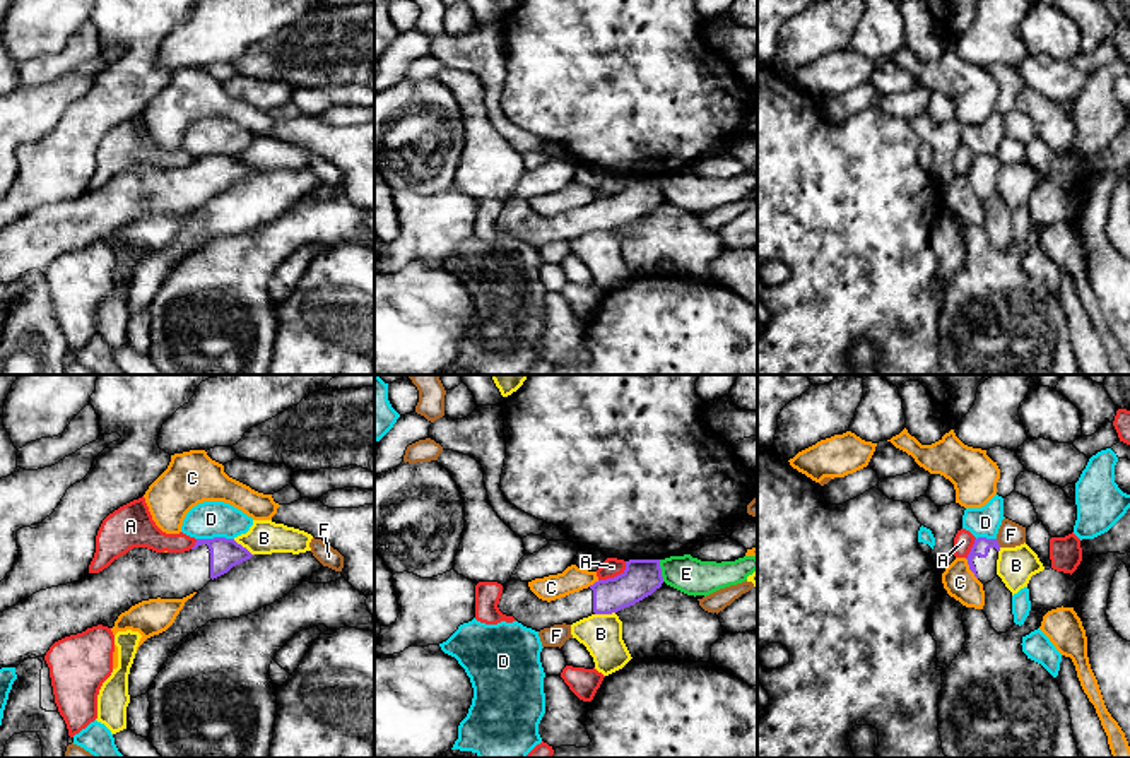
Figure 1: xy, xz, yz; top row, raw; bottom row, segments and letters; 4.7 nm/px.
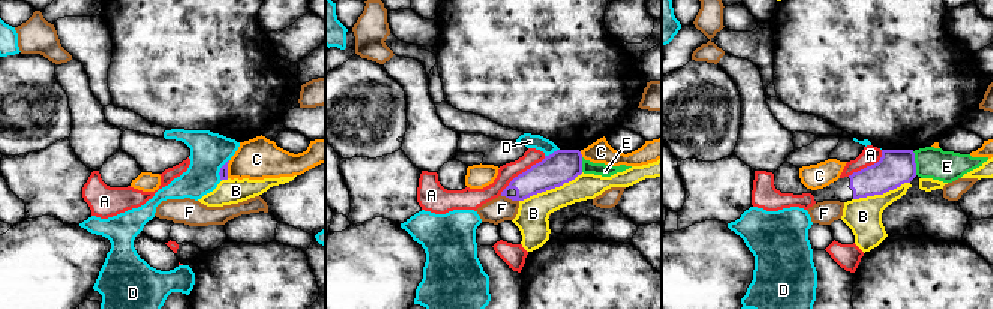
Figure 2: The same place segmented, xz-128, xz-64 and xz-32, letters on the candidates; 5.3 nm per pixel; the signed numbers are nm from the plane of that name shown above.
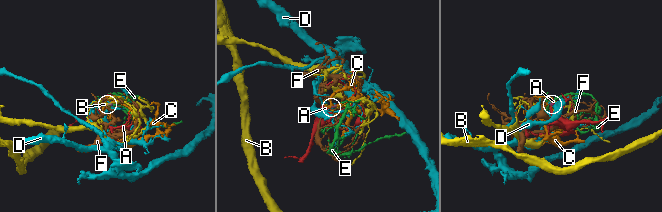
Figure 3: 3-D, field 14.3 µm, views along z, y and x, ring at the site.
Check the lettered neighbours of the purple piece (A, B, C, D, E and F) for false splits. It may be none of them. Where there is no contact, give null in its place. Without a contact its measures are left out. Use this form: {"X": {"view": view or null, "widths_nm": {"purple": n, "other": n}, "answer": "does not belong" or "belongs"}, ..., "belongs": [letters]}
{"A": {"view": "xz", "widths_nm": {"purple": 180, "other": 90}, "answer": "does not belong"}, "B": {"view": "xy", "widths_nm": {"purple": 140, "other": 160}, "answer": "does not belong"}, "C": {"view": "yz", "widths_nm": {"purple": 80, "other": 150}, "answer": "does not belong"}, "D": {"view": "xy", "widths_nm": {"purple": 140, "other": 180}, "answer": "does not belong"}, "E": {"view": "xz", "widths_nm": {"purple": 180, "other": 170}, "answer": "does not belong"}, "F": {"view": "yz", "widths_nm": {"purple": 80, "other": 120}, "answer": "does not belong"}, "belongs": []}

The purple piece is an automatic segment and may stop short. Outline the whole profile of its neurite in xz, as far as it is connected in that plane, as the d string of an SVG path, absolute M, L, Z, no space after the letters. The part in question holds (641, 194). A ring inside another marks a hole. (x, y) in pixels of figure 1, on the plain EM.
M629 176L621 192L550 219L539 216L528 198L509 197L503 202L497 224L523 243L540 248L591 231L617 229L651 212L662 200L660 176Z

